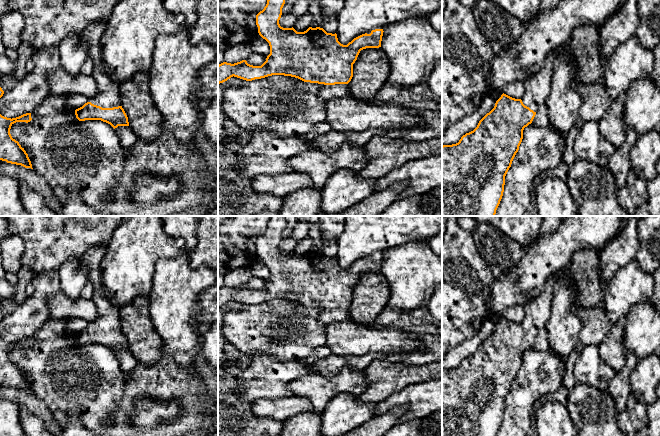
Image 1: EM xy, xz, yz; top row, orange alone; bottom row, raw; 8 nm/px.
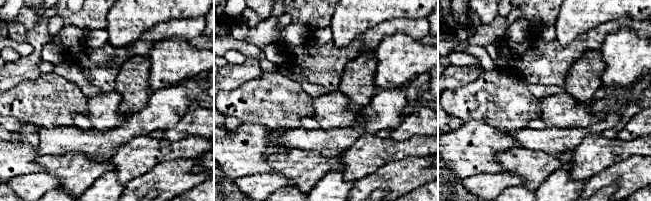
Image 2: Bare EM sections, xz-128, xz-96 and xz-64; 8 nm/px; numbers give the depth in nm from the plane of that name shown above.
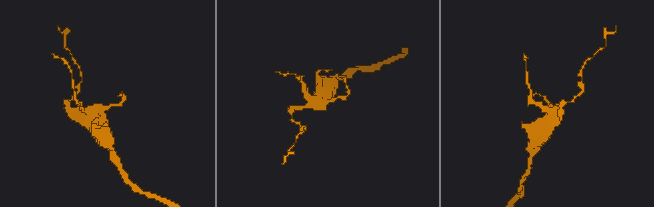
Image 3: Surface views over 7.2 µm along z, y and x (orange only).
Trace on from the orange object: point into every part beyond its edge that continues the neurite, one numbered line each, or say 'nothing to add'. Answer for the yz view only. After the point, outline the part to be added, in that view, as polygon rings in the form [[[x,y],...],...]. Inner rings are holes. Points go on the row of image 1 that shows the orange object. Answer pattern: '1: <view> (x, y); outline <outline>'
1: yz (537, 86); outline [[[553,50],[547,54],[540,69],[525,80],[525,92],[521,98],[523,104],[536,112],[548,98],[552,82],[553,63],[557,52]]]

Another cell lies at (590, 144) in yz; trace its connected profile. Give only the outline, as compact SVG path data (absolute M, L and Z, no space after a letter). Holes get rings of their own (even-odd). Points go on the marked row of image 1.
M593 120L583 122L574 140L573 150L577 159L606 167L616 149L600 133L598 121Z

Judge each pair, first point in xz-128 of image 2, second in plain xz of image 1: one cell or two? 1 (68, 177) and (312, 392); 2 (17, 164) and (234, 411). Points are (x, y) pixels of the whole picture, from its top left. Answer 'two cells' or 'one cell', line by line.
1: one cell
2: two cells

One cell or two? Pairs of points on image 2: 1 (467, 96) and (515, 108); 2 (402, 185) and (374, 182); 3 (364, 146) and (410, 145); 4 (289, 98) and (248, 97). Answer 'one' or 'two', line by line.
1: one
2: one
3: one
4: one

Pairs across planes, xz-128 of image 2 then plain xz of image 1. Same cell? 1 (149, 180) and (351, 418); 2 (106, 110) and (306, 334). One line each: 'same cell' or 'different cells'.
1: different cells
2: different cells

